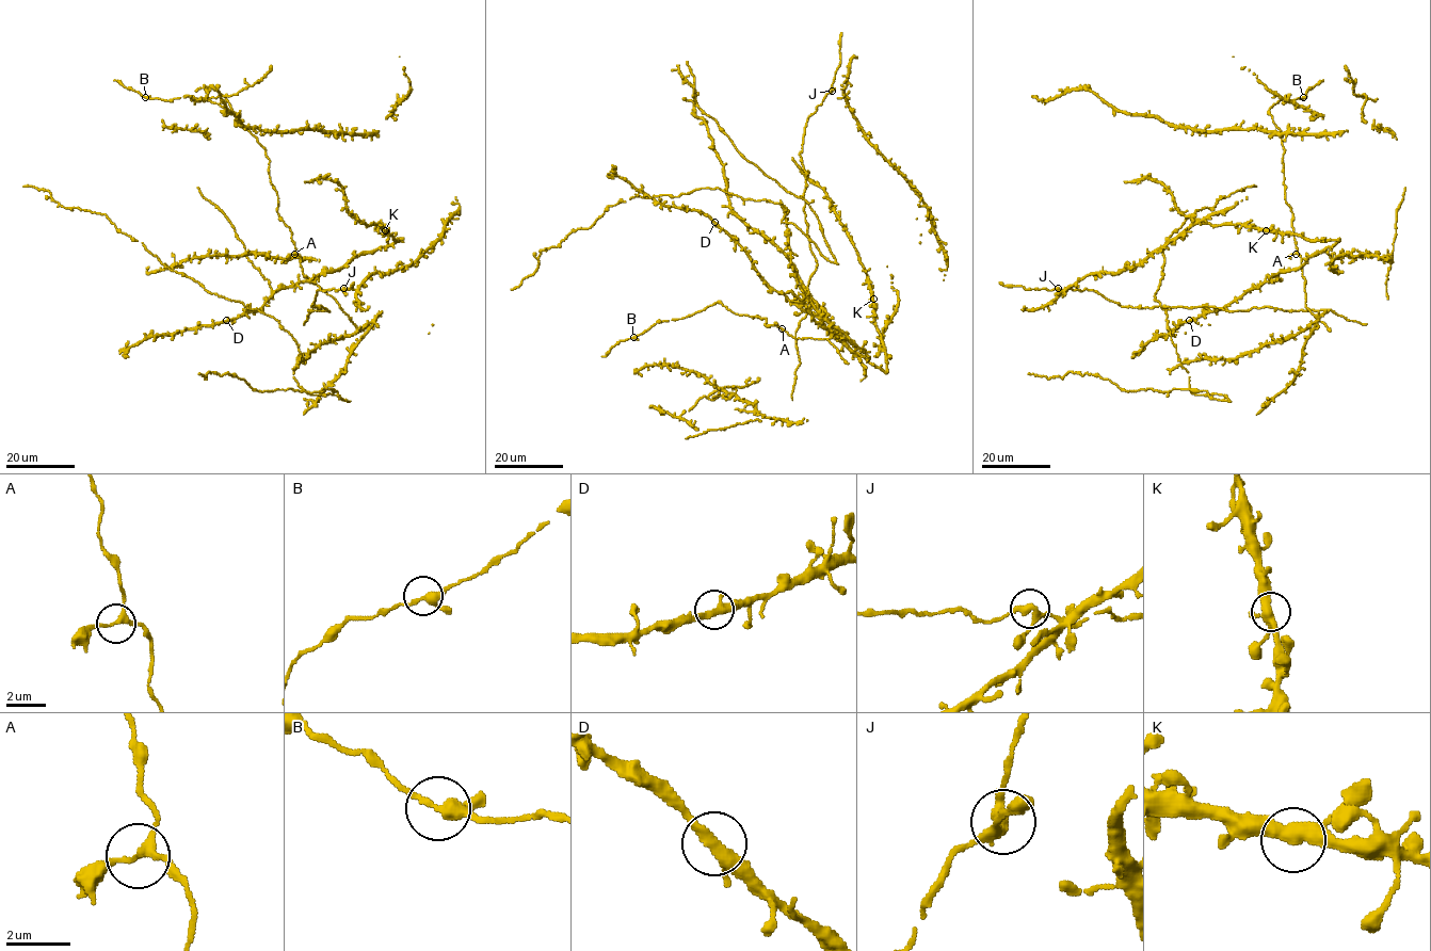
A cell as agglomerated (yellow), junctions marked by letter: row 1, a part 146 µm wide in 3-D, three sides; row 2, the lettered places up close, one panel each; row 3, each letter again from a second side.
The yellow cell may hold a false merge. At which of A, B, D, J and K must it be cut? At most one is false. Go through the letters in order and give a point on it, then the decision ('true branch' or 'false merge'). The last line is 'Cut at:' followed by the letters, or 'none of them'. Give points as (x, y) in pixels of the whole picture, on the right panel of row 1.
A: at (1296, 254); true branch
B: at (1303, 97); true branch
D: at (1189, 320); true branch
J: at (1058, 288); true branch
K: at (1266, 230); true branch
Cut at: none of them

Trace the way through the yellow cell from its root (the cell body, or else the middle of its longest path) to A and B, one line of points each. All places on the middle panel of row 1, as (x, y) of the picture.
A: (832, 344), (826, 338), (794, 338), (782, 328)
B: (832, 344), (794, 338), (766, 325), (765, 318), (718, 303), (633, 337)

